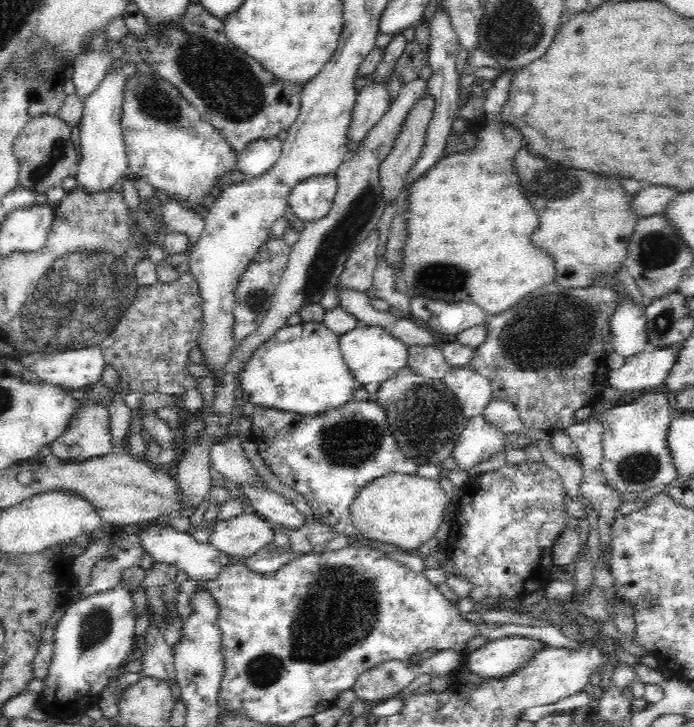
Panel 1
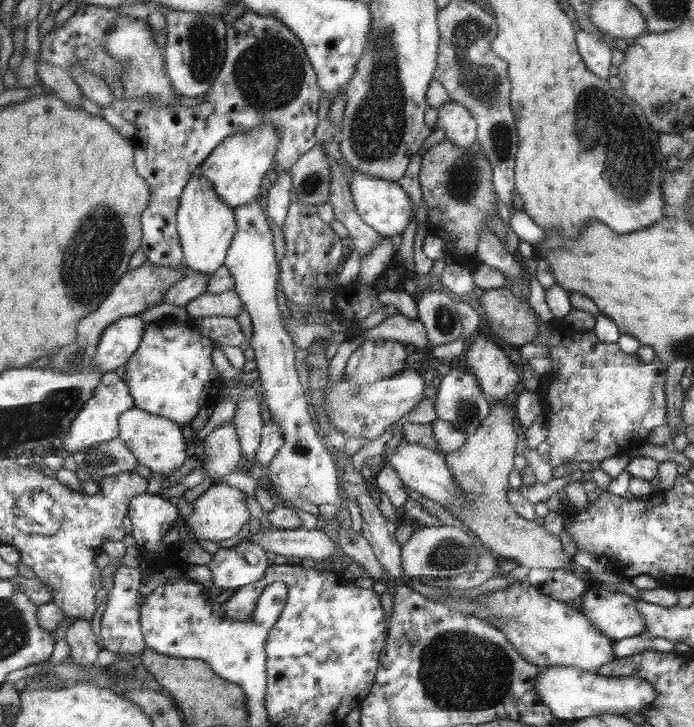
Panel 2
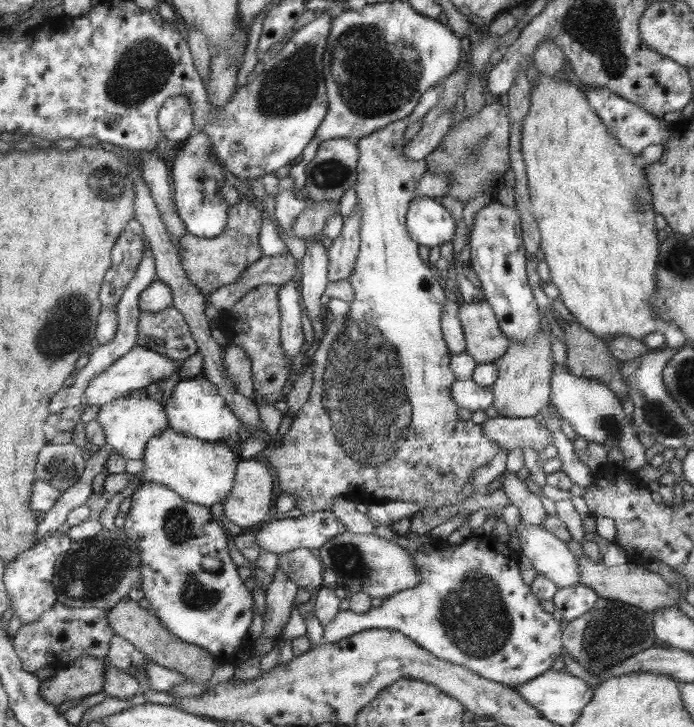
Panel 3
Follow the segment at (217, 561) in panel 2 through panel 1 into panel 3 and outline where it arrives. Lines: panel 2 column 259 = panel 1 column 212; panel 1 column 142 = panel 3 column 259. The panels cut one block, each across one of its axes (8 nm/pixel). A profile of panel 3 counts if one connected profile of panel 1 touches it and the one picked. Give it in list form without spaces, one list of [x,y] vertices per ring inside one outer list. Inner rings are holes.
[[[320,510],[311,514],[302,514],[298,517],[287,517],[283,519],[272,518],[261,527],[255,534],[257,546],[260,550],[280,555],[295,549],[319,548],[330,538],[337,537],[338,534],[345,532],[343,524],[329,510]]]

